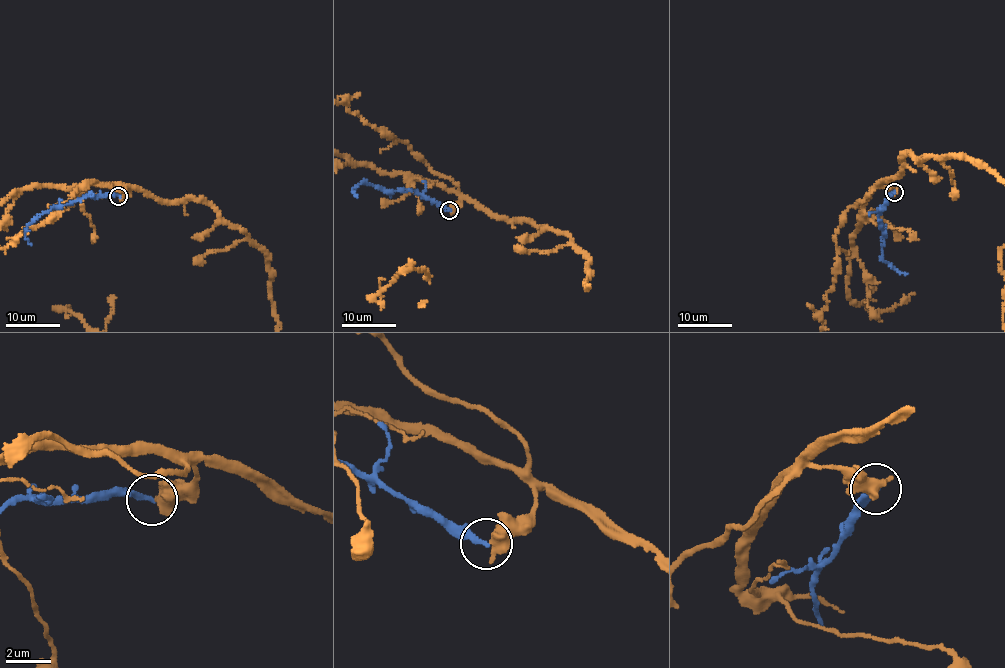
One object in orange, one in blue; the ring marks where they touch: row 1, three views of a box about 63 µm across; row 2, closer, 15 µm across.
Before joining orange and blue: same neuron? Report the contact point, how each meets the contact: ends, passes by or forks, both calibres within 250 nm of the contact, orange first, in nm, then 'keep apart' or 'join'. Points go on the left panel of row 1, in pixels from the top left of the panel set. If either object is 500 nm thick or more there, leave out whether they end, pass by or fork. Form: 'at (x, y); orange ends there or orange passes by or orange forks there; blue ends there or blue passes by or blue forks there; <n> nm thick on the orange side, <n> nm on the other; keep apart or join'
at (118, 196); 650 nm thick on the orange side, 260 nm on the other; keep apart

